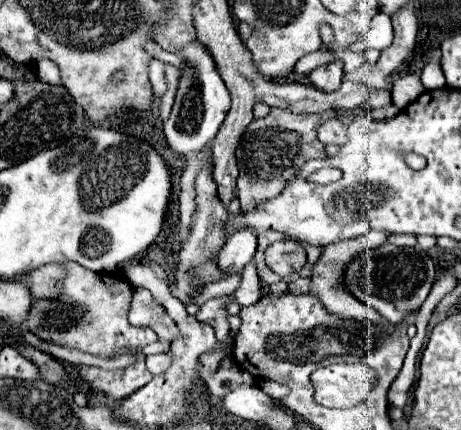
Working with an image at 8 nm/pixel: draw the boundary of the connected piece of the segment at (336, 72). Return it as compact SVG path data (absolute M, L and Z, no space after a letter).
M336 60L336 62L324 64L324 66L318 66L316 70L312 70L310 72L310 82L318 90L332 92L332 90L340 88L342 76L344 76L344 64L340 60Z

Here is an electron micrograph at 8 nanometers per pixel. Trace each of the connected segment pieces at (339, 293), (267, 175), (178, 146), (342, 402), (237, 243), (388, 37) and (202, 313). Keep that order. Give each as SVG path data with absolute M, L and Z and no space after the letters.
M368 230L364 236L358 236L358 238L352 238L352 240L344 240L344 242L336 242L336 244L328 244L326 248L322 248L322 254L318 258L318 262L312 266L312 286L310 290L318 296L318 300L324 304L324 308L336 316L336 318L342 318L342 320L366 320L366 322L372 322L372 324L380 324L380 326L392 326L388 320L384 320L378 312L374 312L372 308L368 308L364 302L358 302L346 288L344 288L344 272L348 268L348 264L360 256L360 252L368 250L368 248L376 248L380 244L386 244L388 242L388 232L382 232L382 230Z
M272 108L266 118L254 120L242 140L236 148L236 160L238 160L238 200L242 204L242 210L248 212L258 204L260 200L268 200L278 196L288 180L292 180L300 166L312 158L326 158L326 148L320 144L316 136L316 128L328 120L334 118L336 110L326 110L320 114L294 114L286 108Z
M198 38L192 40L192 44L180 48L178 56L184 58L184 64L180 68L182 72L180 84L178 84L170 120L164 124L164 134L170 148L176 154L184 156L188 152L202 150L218 134L218 128L230 110L230 94L224 86L224 80L216 72L216 62L212 54L204 48L204 44L200 44Z
M362 362L330 364L312 376L316 404L328 408L350 408L362 402L376 384L376 374Z
M252 228L236 230L234 234L230 234L226 238L226 244L220 248L220 252L216 256L220 270L226 276L242 272L242 268L254 258L256 240L258 238L256 238L256 232Z
M380 12L374 16L374 20L368 26L366 32L366 44L376 48L376 50L384 50L392 44L392 24L390 24L390 16Z
M212 298L208 302L204 302L196 314L198 320L210 324L216 332L216 338L220 342L226 342L228 336L230 336L230 328L228 328L228 322L226 322L226 298Z

